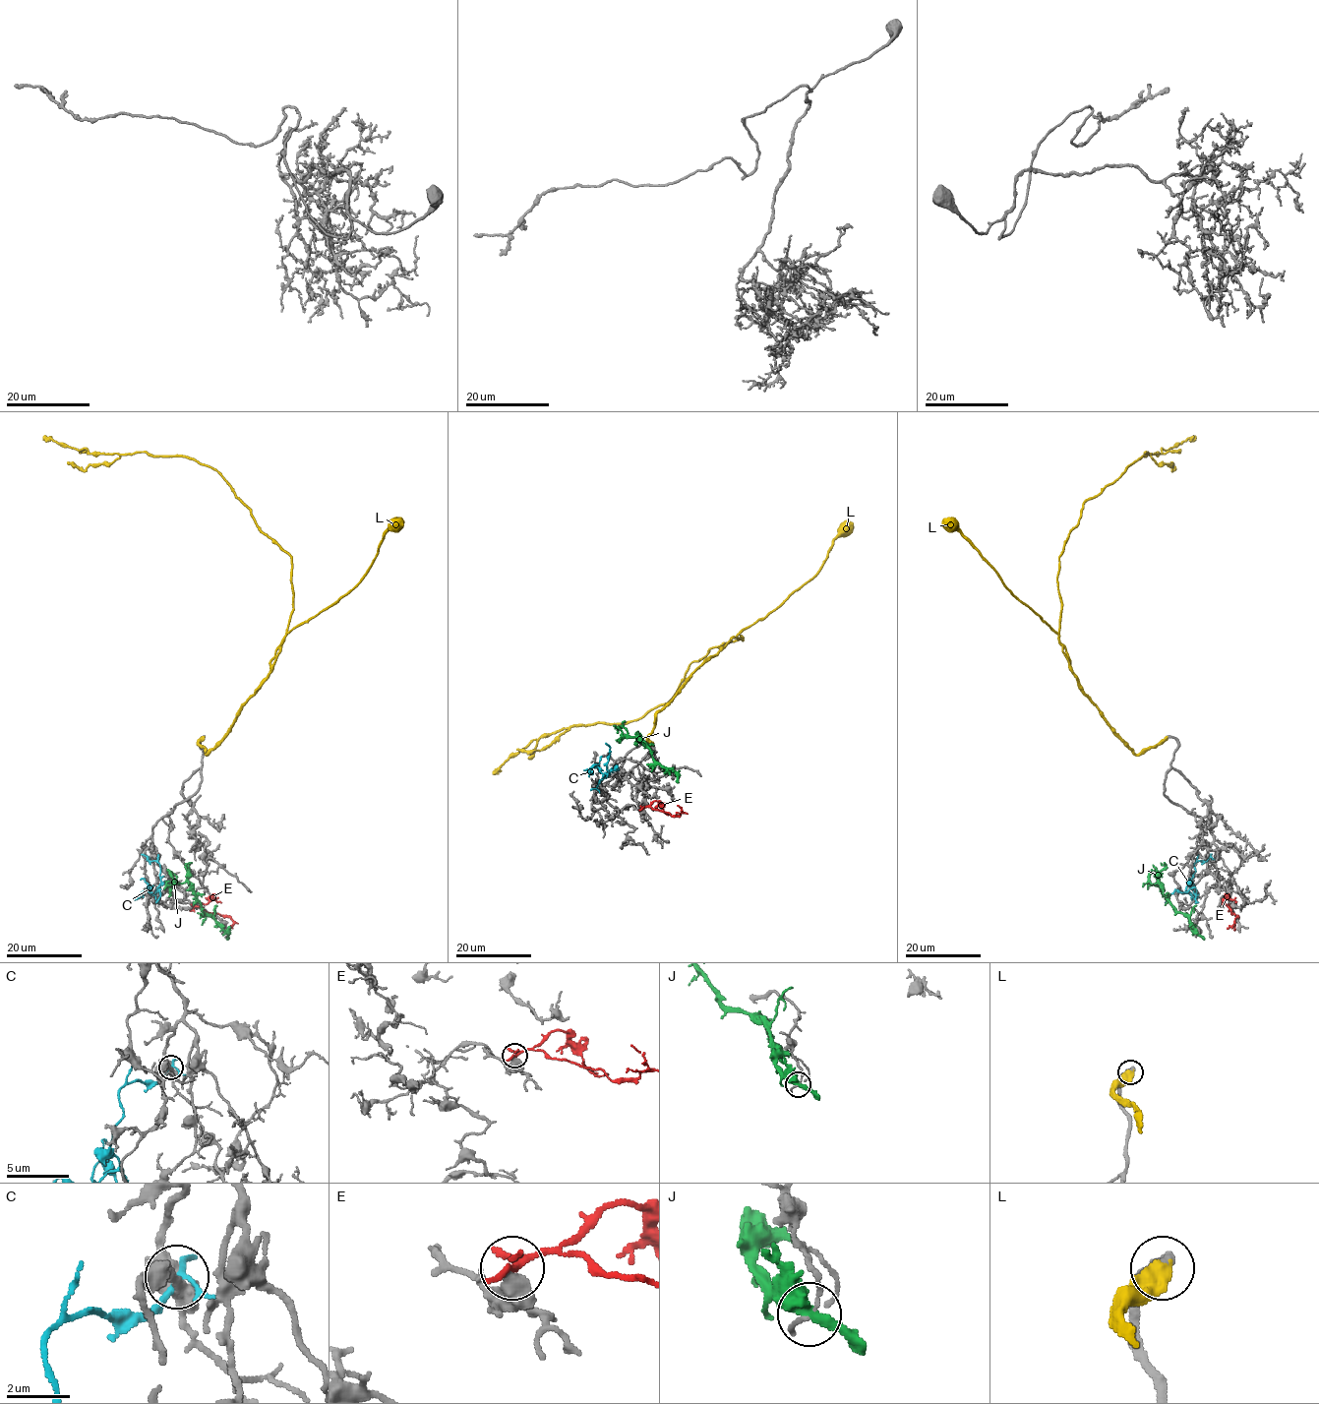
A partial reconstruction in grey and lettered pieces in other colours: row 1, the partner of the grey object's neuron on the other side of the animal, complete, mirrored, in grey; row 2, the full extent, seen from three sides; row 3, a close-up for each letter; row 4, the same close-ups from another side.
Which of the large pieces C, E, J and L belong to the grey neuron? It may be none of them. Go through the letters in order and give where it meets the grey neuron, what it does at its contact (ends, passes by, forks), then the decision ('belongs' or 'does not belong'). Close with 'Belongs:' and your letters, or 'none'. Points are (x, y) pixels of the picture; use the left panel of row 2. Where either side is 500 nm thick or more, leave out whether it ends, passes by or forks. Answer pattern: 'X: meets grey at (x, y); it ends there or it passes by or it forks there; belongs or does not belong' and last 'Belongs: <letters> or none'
C: meets grey at (147, 856); it forks there; does not belong
E: meets grey at (193, 908); does not belong
J: meets grey at (228, 935); it passes by; does not belong
L: meets grey at (203, 737); belongs
Belongs: L

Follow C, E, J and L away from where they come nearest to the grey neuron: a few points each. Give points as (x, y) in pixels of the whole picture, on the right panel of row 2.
C: (1209, 856), (1205, 861), (1194, 864), (1191, 882), (1196, 893), (1187, 885), (1185, 890), (1191, 899)
E: (1229, 908), (1237, 915), (1227, 929)
J: (1198, 934), (1190, 920), (1163, 893), (1163, 886), (1150, 882), (1149, 873), (1155, 871)
L: (1166, 737), (1136, 754), (1082, 691), (1058, 640), (1058, 558), (1087, 500), (1145, 452), (1160, 454), (1195, 436)

